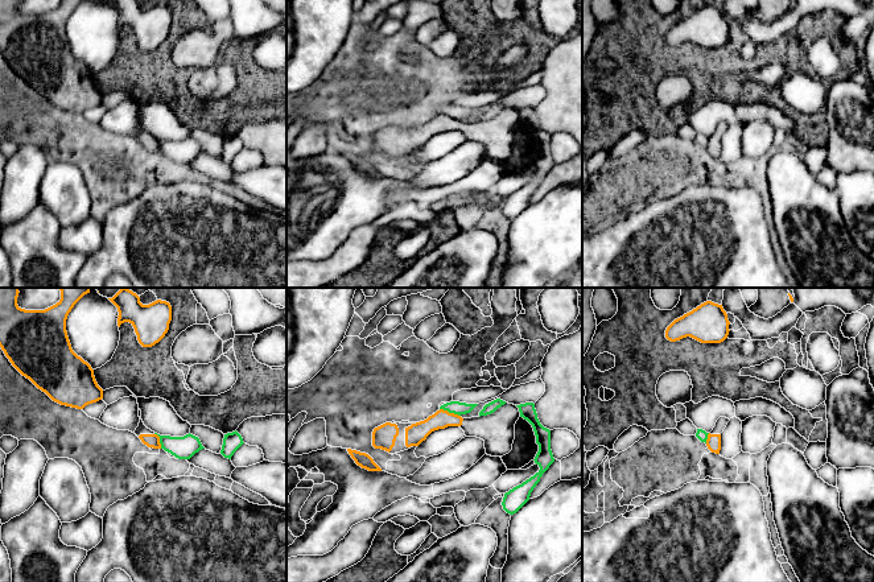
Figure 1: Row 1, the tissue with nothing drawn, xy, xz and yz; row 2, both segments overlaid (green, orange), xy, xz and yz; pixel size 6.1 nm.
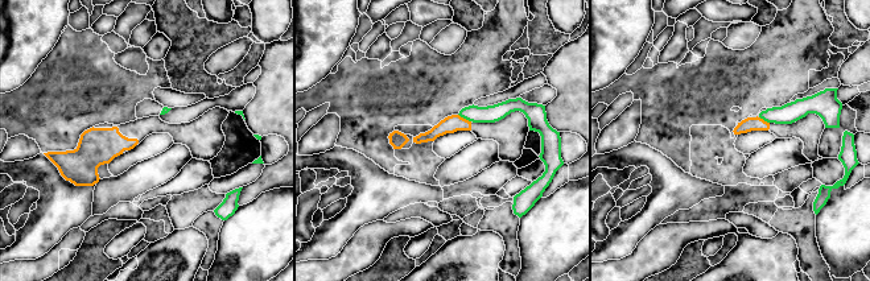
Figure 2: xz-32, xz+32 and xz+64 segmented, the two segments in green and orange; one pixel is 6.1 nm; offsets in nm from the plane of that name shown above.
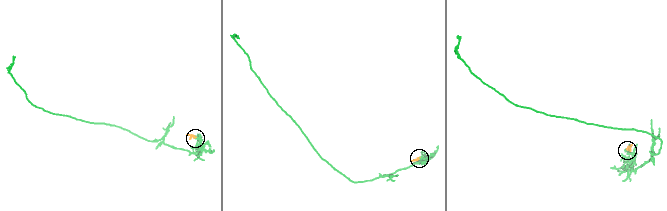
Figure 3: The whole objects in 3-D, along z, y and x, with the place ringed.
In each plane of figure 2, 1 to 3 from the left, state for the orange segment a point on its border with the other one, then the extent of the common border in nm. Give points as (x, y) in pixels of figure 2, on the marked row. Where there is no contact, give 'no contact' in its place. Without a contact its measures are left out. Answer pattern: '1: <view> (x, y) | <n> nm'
1: no contact
2: xz+32 (465, 118) | 90 nm
3: xz+64 (765, 120) | 80 nm

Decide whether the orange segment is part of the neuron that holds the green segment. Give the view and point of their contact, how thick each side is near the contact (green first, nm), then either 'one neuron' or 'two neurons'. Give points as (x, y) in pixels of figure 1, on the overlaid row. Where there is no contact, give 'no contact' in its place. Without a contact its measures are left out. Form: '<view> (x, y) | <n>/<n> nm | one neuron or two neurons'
xz (450, 412) | 80/120 nm | two neurons

